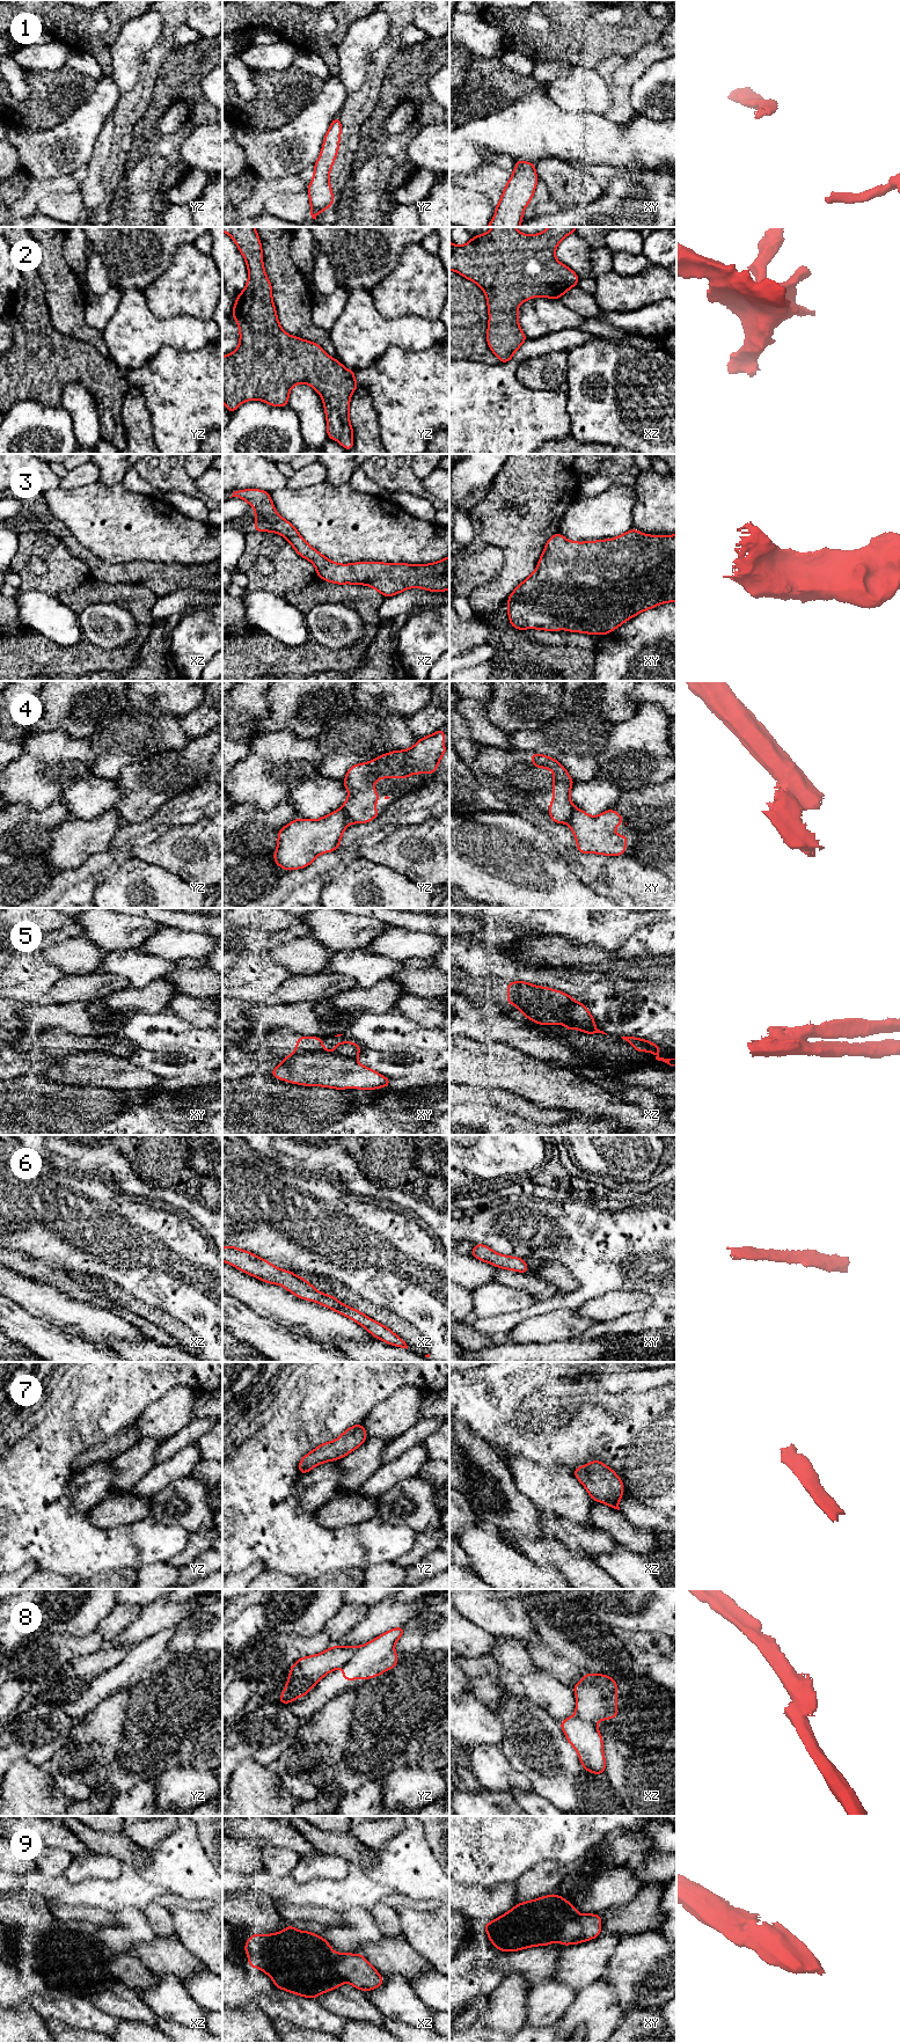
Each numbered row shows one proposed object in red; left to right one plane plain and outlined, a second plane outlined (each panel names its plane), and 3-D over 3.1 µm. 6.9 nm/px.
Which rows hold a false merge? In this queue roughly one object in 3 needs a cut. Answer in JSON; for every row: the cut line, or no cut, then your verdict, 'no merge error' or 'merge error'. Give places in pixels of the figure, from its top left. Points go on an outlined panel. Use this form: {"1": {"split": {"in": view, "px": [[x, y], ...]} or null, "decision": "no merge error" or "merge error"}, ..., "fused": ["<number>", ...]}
{"1": {"split": null, "decision": "no merge error"}, "2": {"split": null, "decision": "no merge error"}, "3": {"split": null, "decision": "no merge error"}, "4": {"split": {"in": "xy", "px": [[575, 807], [571, 817], [565, 822]]}, "decision": "merge error"}, "5": {"split": {"in": "xz", "px": [[575, 1001], [568, 1010], [568, 1019], [573, 1027]]}, "decision": "merge error"}, "6": {"split": null, "decision": "no merge error"}, "7": {"split": null, "decision": "no merge error"}, "8": {"split": {"in": "xz", "px": [[576, 1713], [586, 1720], [597, 1721]]}, "decision": "merge error"}, "9": {"split": null, "decision": "no merge error"}, "fused": ["4", "5", "8"]}

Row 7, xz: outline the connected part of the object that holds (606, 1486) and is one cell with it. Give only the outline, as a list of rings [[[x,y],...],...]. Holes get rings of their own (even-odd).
[[[592,1460],[576,1467],[573,1474],[586,1488],[592,1501],[599,1501],[620,1510],[619,1502],[623,1496],[624,1487],[621,1478],[612,1467],[605,1466],[601,1460]]]

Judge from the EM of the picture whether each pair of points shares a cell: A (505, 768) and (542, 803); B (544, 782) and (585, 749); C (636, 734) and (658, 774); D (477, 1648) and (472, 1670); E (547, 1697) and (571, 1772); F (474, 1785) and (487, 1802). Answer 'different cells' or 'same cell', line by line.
A: same cell
B: different cells
C: same cell
D: different cells
E: different cells
F: different cells

